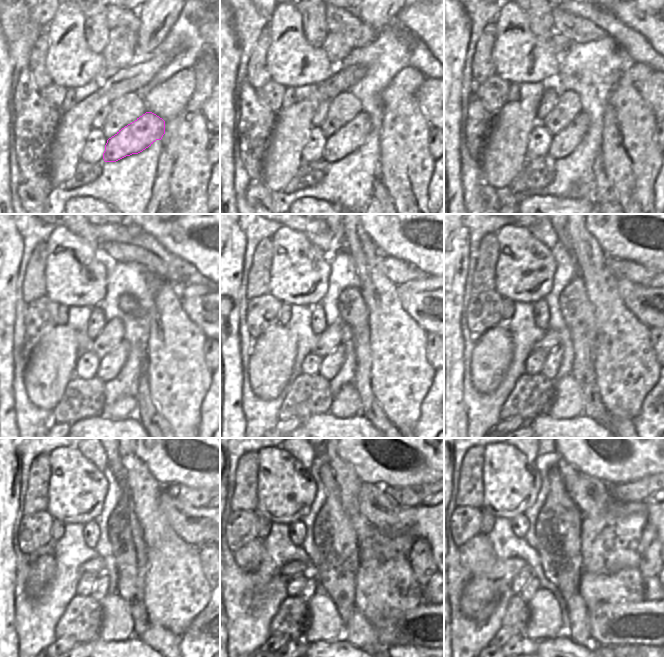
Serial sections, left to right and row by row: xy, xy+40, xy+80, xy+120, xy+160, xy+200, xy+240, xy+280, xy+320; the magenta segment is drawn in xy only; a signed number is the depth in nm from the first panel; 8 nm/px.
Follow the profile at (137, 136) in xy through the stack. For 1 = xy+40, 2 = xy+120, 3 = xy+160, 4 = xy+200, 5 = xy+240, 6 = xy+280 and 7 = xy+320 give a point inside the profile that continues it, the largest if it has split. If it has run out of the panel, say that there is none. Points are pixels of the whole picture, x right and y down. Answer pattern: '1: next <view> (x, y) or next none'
1: next xy+40 (347, 139)
2: next xy+120 (110, 365)
3: next xy+160 (331, 364)
4: next xy+200 (553, 360)
5: next xy+240 (101, 585)
6: next xy+280 (311, 586)
7: next xy+320 (528, 592)

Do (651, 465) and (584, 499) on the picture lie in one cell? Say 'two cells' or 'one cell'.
two cells

